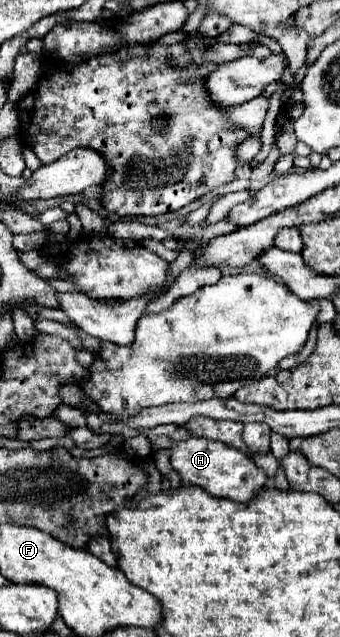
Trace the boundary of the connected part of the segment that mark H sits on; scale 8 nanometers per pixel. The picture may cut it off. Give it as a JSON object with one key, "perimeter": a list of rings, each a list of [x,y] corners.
{"perimeter":[[[191,437],[187,441],[171,445],[171,449],[173,449],[171,465],[173,465],[173,469],[177,469],[181,473],[183,483],[203,487],[207,493],[211,493],[215,497],[225,497],[225,499],[231,499],[231,501],[247,503],[269,481],[265,471],[259,469],[243,451],[239,451],[231,445],[225,445],[221,441]]]}

